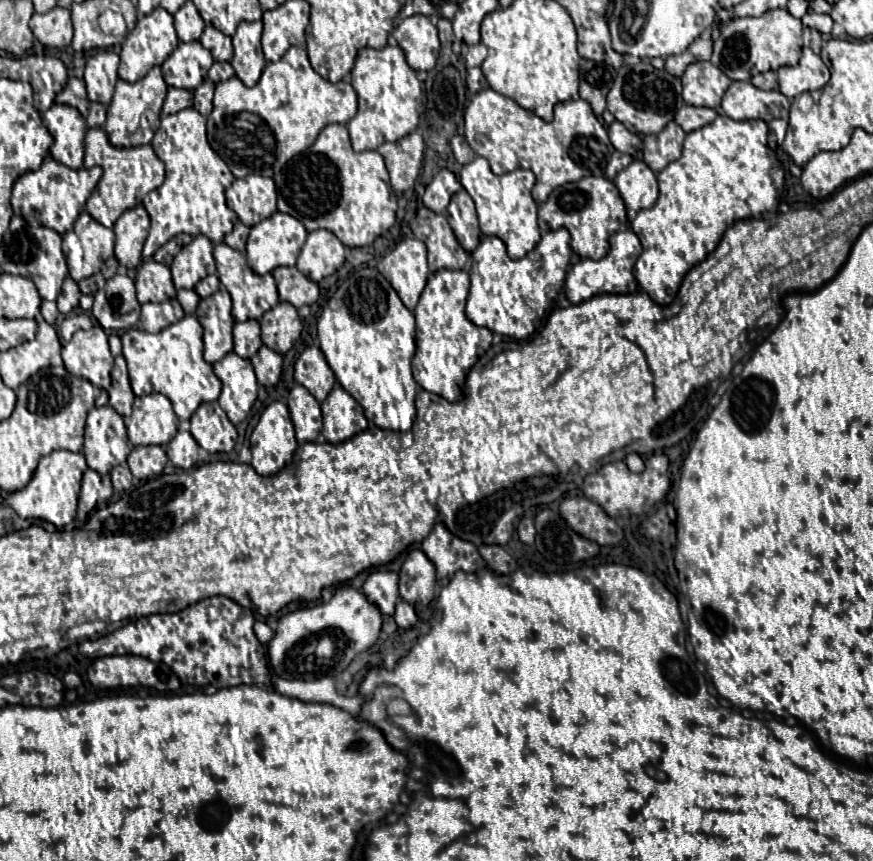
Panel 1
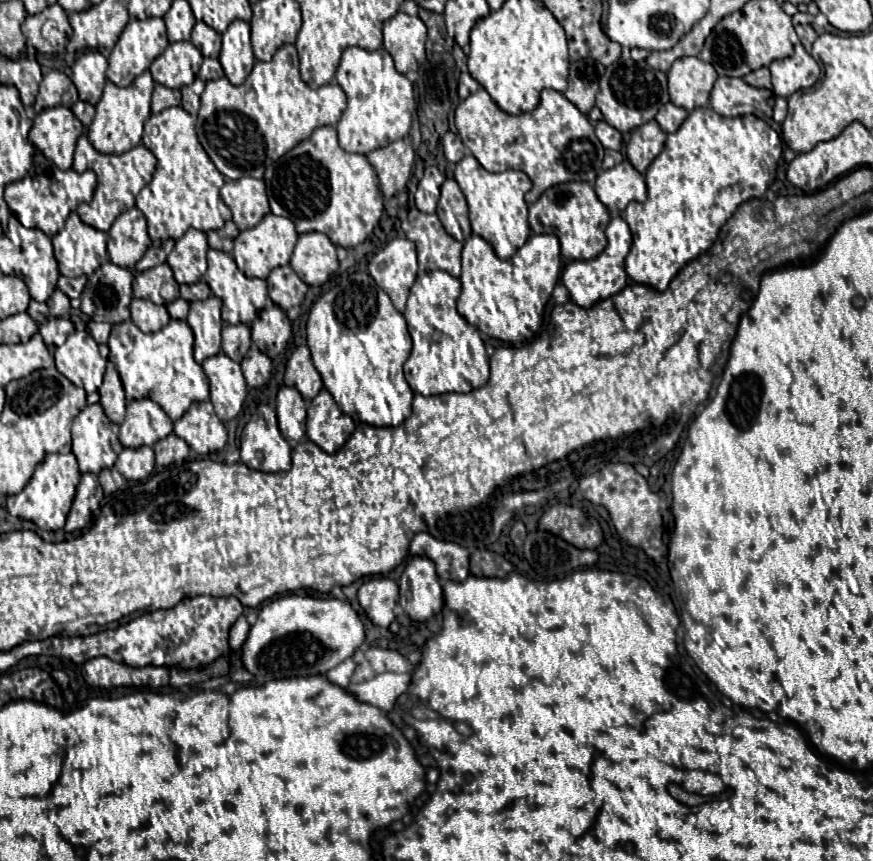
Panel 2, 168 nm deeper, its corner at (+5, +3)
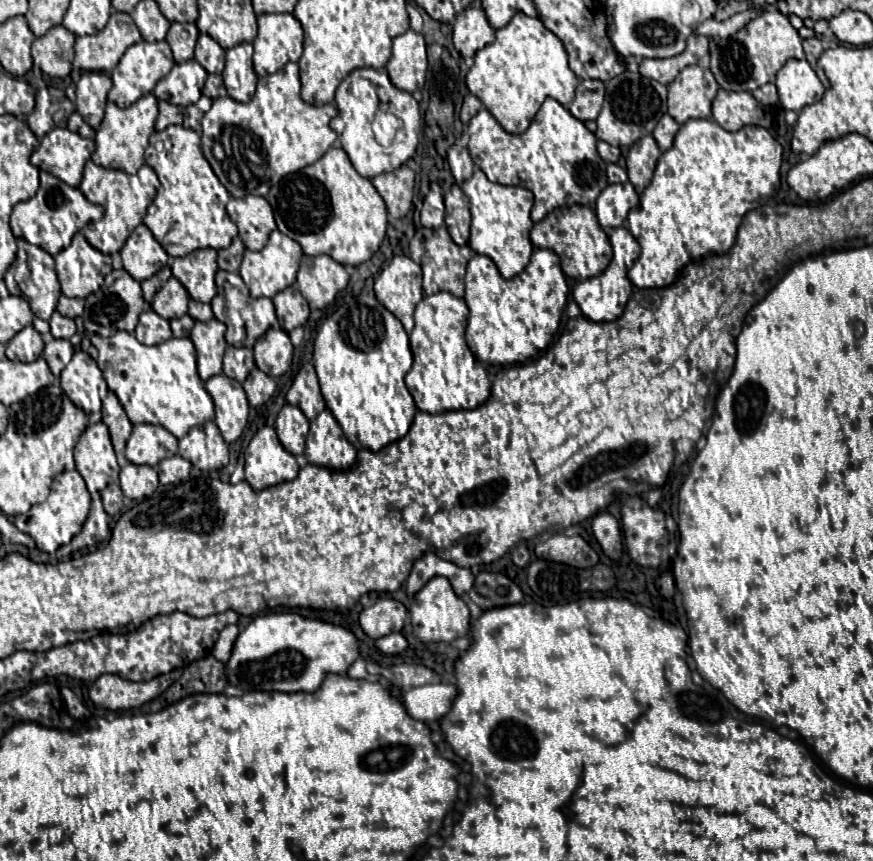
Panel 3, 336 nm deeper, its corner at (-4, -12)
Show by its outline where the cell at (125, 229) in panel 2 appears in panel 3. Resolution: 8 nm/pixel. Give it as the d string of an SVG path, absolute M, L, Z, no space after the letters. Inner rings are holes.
M138 225L132 231L120 255L124 261L124 269L136 281L150 279L154 273L158 273L162 267L168 265L168 253L154 239L154 235L146 225Z

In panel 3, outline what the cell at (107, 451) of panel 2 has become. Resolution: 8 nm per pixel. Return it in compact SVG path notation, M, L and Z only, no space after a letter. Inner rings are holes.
M104 423L88 425L74 447L76 469L86 481L90 493L100 493L108 483L118 481L120 467L110 443L108 427Z

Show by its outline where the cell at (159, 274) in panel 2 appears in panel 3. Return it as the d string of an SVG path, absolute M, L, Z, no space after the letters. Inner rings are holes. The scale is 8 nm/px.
M170 277L162 285L162 289L156 293L152 309L164 319L174 319L174 317L186 315L188 301L190 301L190 297L188 297L188 291L184 289L184 285L176 277Z

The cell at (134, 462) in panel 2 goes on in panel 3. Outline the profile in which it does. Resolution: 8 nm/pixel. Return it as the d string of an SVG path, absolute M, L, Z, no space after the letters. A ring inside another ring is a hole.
M128 463L120 471L120 487L130 499L150 497L158 487L158 473L148 465L132 465Z

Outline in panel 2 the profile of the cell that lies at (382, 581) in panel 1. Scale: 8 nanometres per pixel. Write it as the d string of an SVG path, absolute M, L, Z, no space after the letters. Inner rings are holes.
M371 578L359 588L359 604L373 624L387 628L393 620L393 606L399 598L399 586L391 578Z

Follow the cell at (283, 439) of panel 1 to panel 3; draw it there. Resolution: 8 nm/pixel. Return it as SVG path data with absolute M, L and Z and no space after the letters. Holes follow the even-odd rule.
M262 427L244 451L246 481L254 491L292 481L298 475L298 463L276 439L272 427Z

